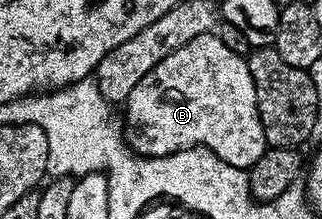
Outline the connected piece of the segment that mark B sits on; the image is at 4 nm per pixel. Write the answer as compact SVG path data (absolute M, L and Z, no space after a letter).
M215 32L198 35L198 39L190 39L186 47L170 51L166 59L162 59L151 71L142 75L142 83L138 83L134 91L130 91L126 108L127 124L136 128L136 133L129 132L126 140L142 157L165 157L179 149L203 147L214 151L214 155L218 155L226 163L249 170L254 163L258 163L258 159L262 159L265 149L269 148L262 119L258 115L254 79L250 79L247 60L241 54L230 51L230 47L226 47L226 43L222 43Z

